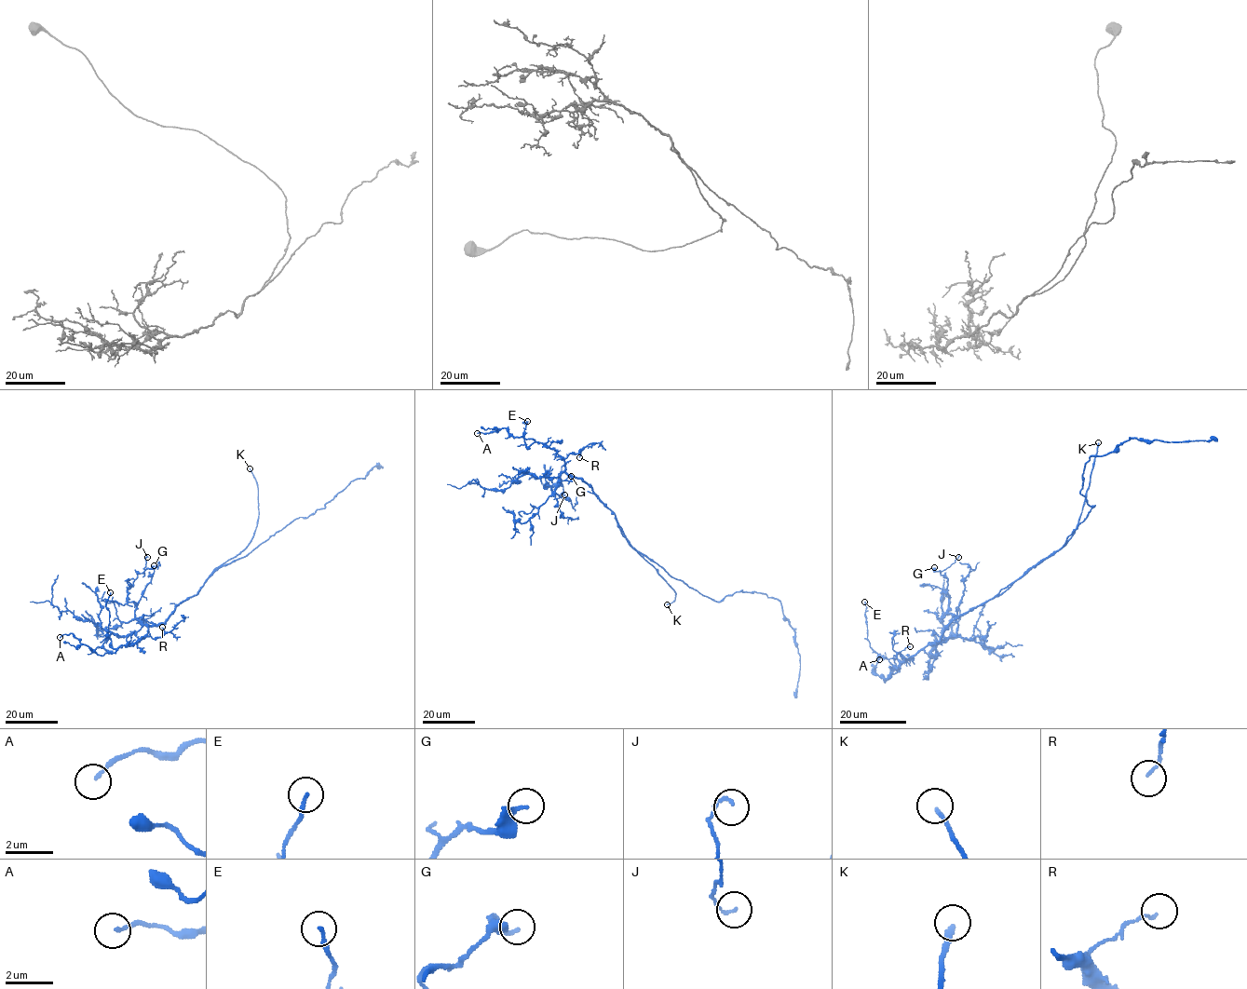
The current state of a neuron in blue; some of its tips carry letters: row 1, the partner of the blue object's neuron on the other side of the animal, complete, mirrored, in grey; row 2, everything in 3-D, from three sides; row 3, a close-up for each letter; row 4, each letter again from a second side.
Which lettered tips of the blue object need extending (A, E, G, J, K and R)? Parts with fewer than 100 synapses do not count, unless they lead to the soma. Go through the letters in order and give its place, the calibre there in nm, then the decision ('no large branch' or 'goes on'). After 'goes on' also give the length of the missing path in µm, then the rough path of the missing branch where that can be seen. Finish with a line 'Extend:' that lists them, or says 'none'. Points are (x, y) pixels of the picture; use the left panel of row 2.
A: (60, 637) | 140 nm | no large branch
E: (110, 592) | 150 nm | no large branch
G: (154, 565) | 220 nm | no large branch
J: (147, 557) | 100 nm | no large branch
K: (250, 468) | 180 nm | goes on | 120 µm
R: (162, 627) | 100 nm | no large branch
Extend: K

